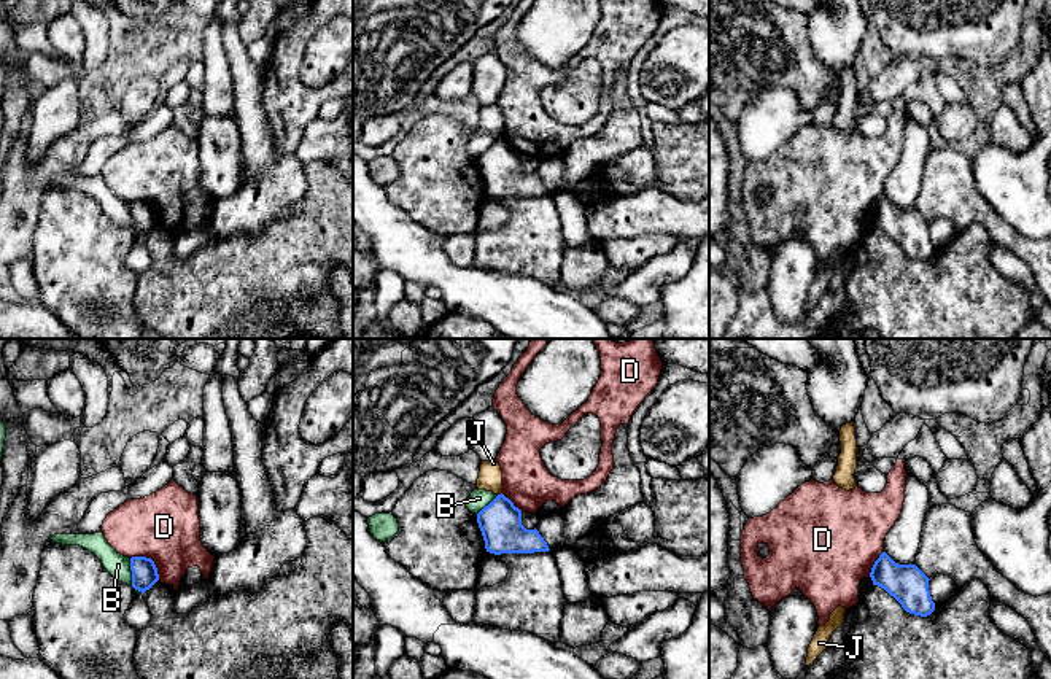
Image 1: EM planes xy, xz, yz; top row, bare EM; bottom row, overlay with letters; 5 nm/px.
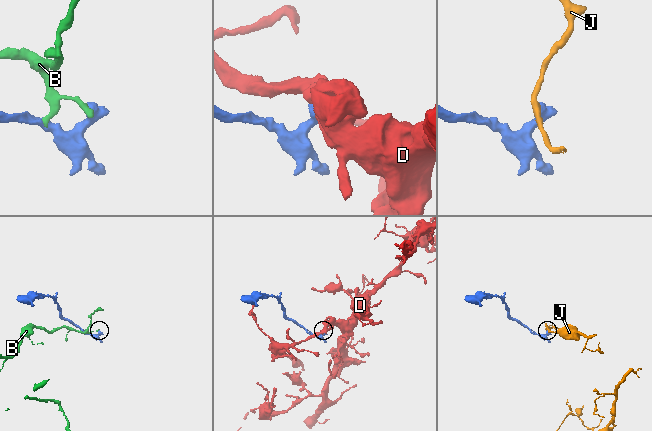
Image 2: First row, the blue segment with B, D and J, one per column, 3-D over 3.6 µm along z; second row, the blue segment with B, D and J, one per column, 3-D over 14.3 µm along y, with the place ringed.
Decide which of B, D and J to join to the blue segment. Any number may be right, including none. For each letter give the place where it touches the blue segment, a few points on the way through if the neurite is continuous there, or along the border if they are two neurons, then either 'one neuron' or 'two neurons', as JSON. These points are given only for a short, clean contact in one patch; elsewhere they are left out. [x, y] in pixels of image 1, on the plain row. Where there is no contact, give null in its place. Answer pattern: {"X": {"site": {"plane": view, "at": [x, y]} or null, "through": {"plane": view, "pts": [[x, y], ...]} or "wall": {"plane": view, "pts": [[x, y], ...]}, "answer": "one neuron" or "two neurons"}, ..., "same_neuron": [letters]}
{"B": {"site": {"plane": "xy", "at": [132, 221]}, "answer": "two neurons"}, "D": {"site": {"plane": "xy", "at": [151, 204]}, "wall": {"plane": "xy", "pts": [[131, 201], [148, 201], [159, 223]]}, "answer": "two neurons"}, "J": {"site": {"plane": "xz", "at": [501, 137]}, "wall": {"plane": "xz", "pts": [[501, 135], [498, 139]]}, "answer": "two neurons"}, "same_neuron": []}

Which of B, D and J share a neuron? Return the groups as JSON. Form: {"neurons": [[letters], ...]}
{"neurons": [["B"], ["D"], ["J"]]}

